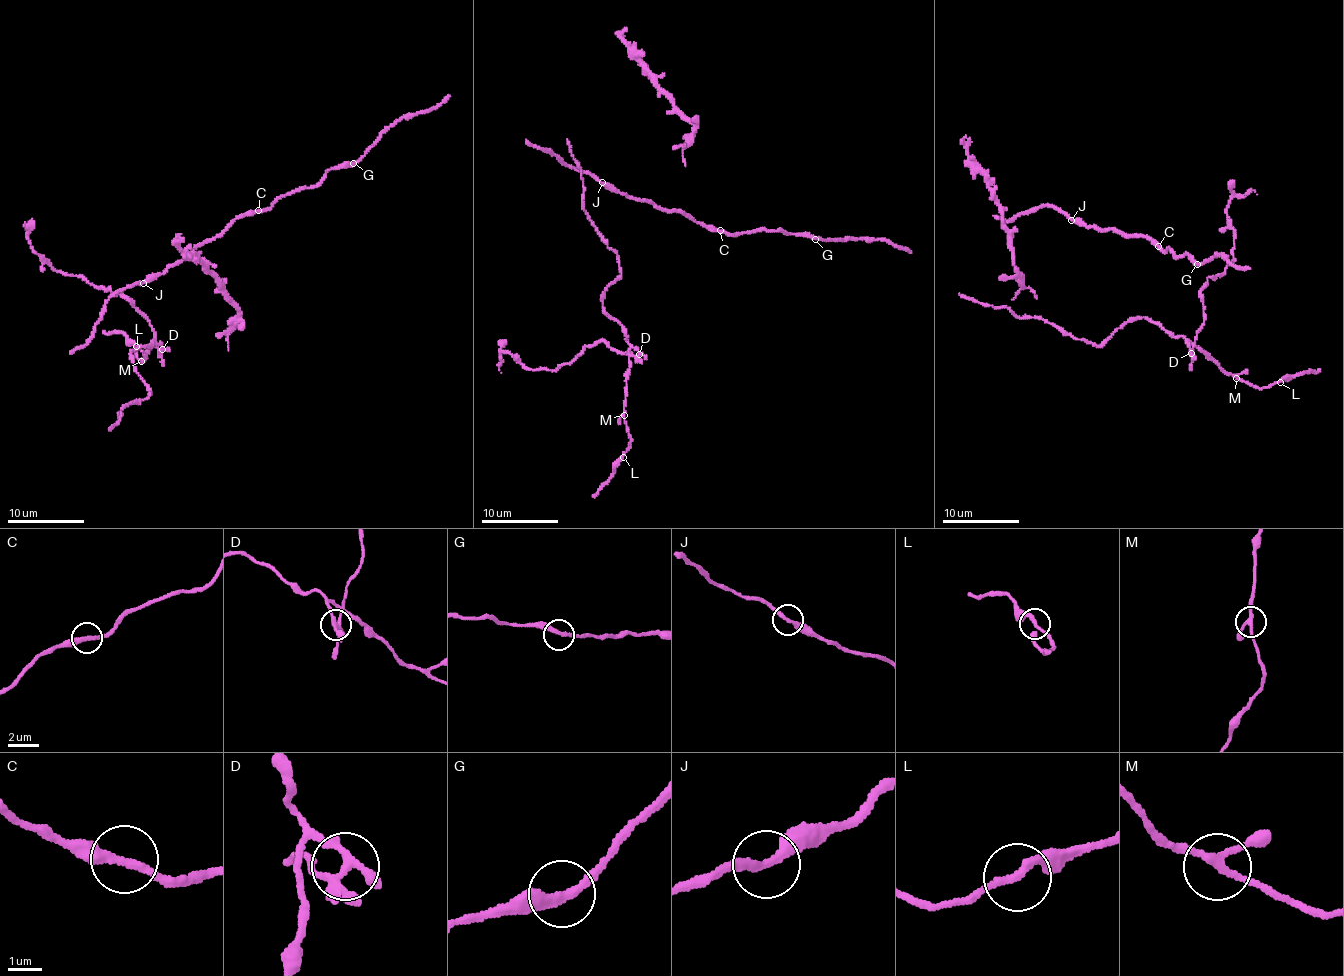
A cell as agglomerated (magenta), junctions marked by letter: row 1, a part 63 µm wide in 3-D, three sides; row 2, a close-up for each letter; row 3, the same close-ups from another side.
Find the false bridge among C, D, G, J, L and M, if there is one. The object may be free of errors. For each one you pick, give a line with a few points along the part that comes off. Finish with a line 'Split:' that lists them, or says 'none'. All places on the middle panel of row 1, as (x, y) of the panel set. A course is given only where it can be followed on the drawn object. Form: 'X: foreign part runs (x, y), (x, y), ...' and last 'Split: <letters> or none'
D: foreign part runs (638, 354), (602, 341), (585, 346), (554, 370), (535, 370), (508, 352), (501, 353), (501, 373)
Split: D

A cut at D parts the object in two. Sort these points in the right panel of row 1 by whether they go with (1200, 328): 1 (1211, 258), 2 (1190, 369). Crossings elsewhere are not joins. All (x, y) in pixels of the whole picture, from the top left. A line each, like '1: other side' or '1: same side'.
1: other side
2: same side

